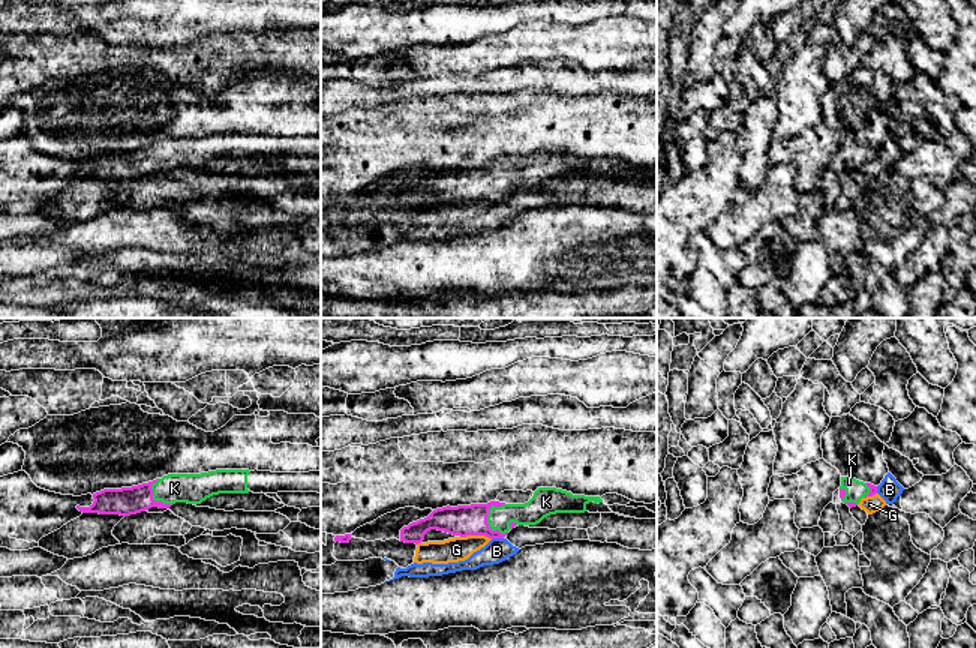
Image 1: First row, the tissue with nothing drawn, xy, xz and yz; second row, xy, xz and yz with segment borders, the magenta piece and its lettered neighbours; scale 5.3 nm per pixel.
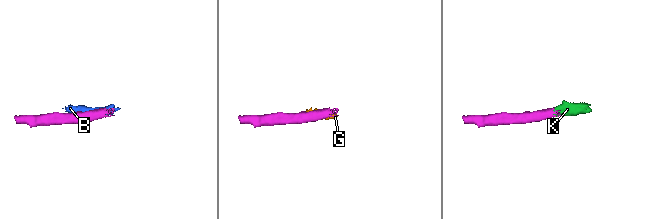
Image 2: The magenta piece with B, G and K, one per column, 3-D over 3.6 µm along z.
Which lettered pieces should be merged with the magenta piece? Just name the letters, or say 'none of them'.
K

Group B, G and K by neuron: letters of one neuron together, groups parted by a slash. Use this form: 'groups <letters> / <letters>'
groups B G / K

